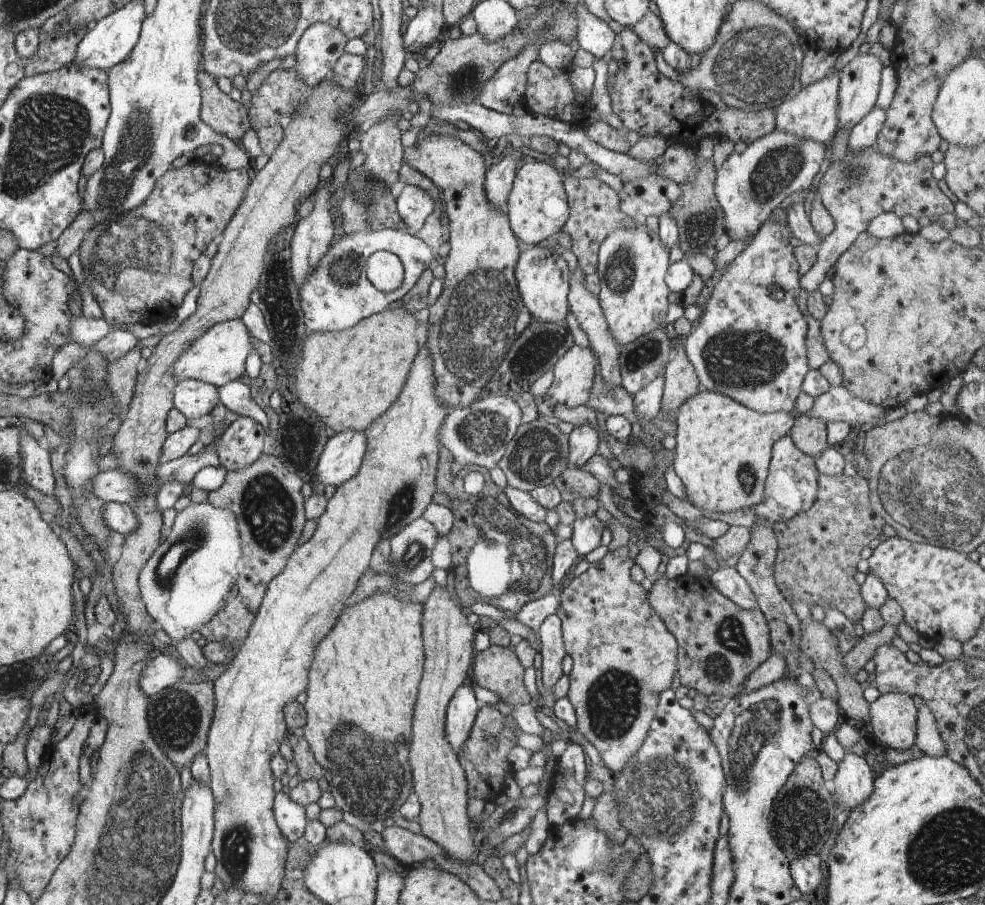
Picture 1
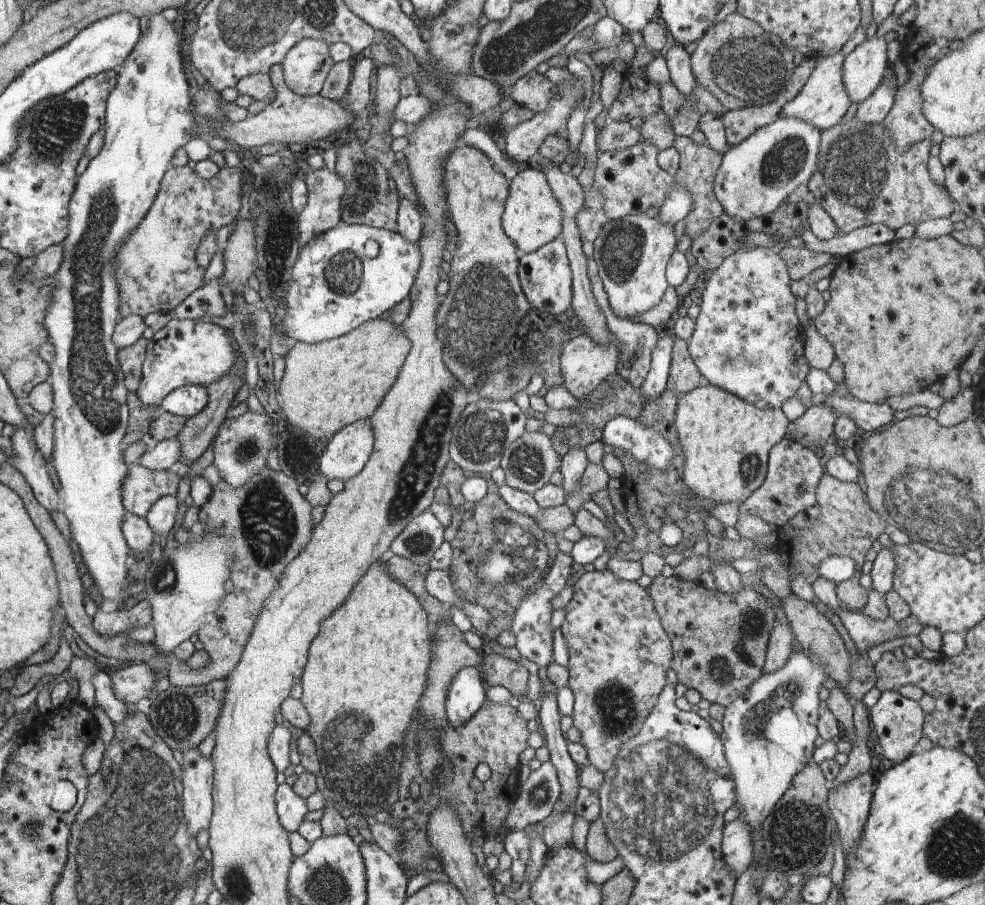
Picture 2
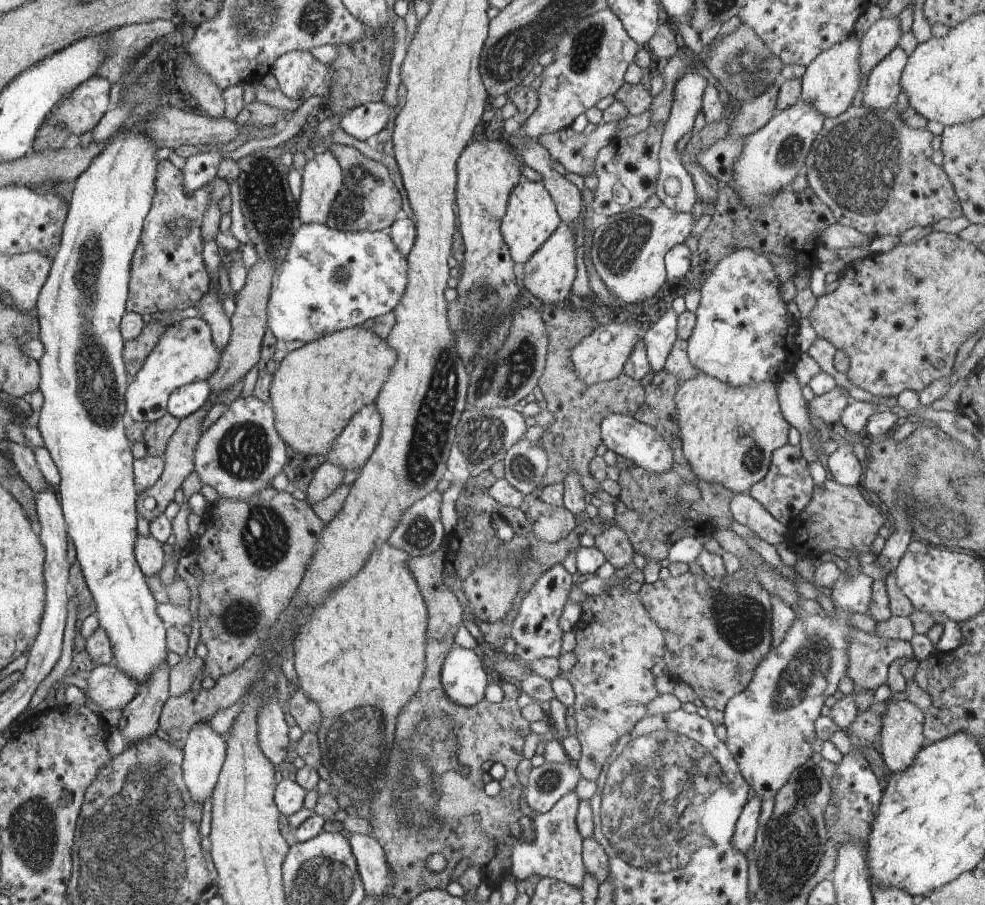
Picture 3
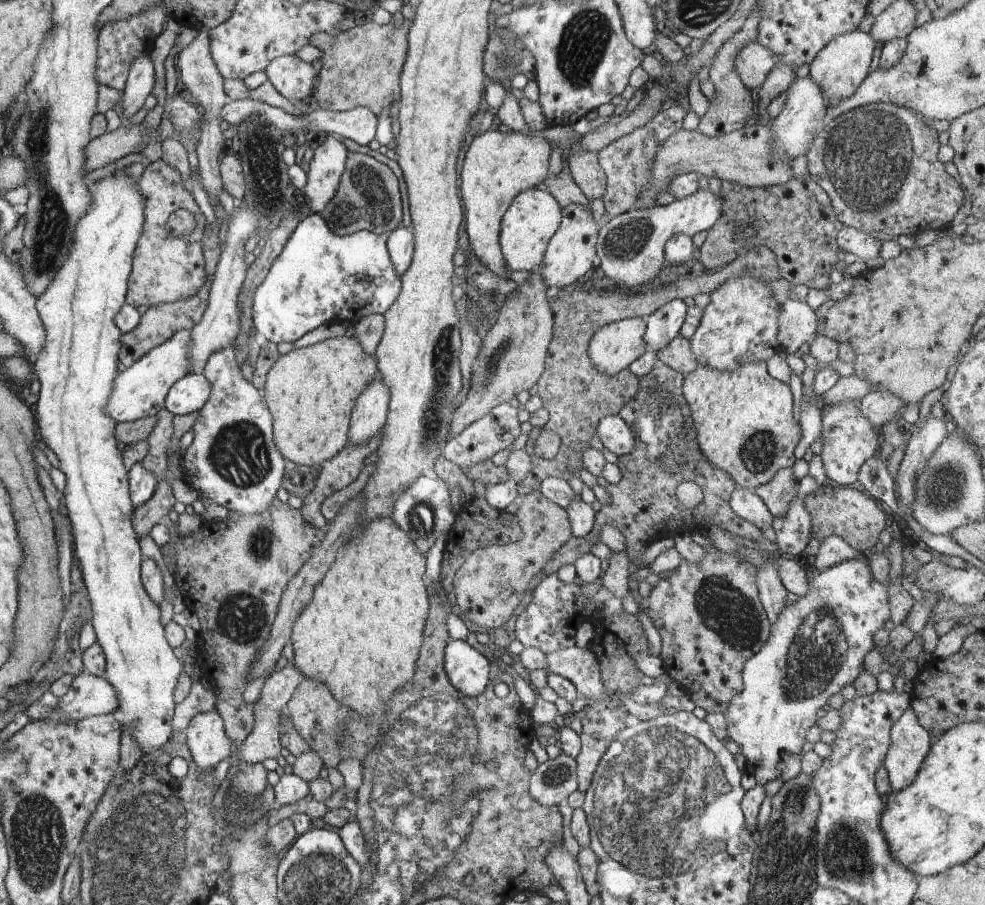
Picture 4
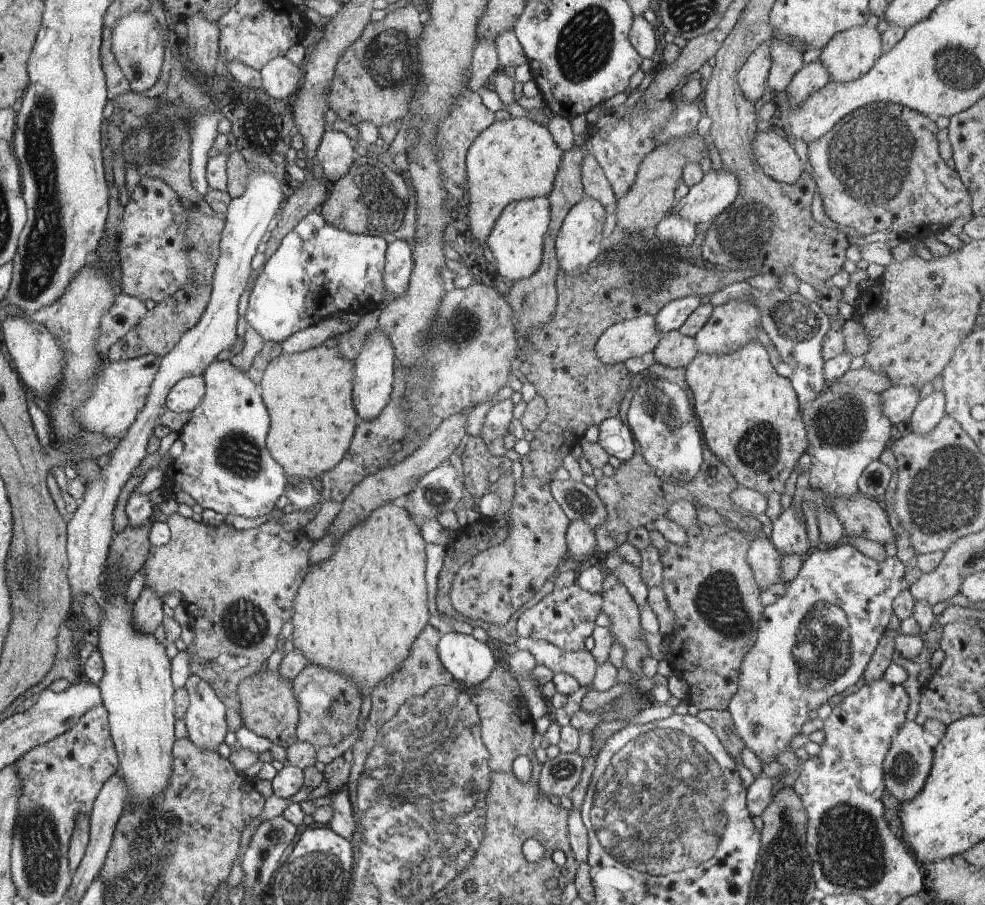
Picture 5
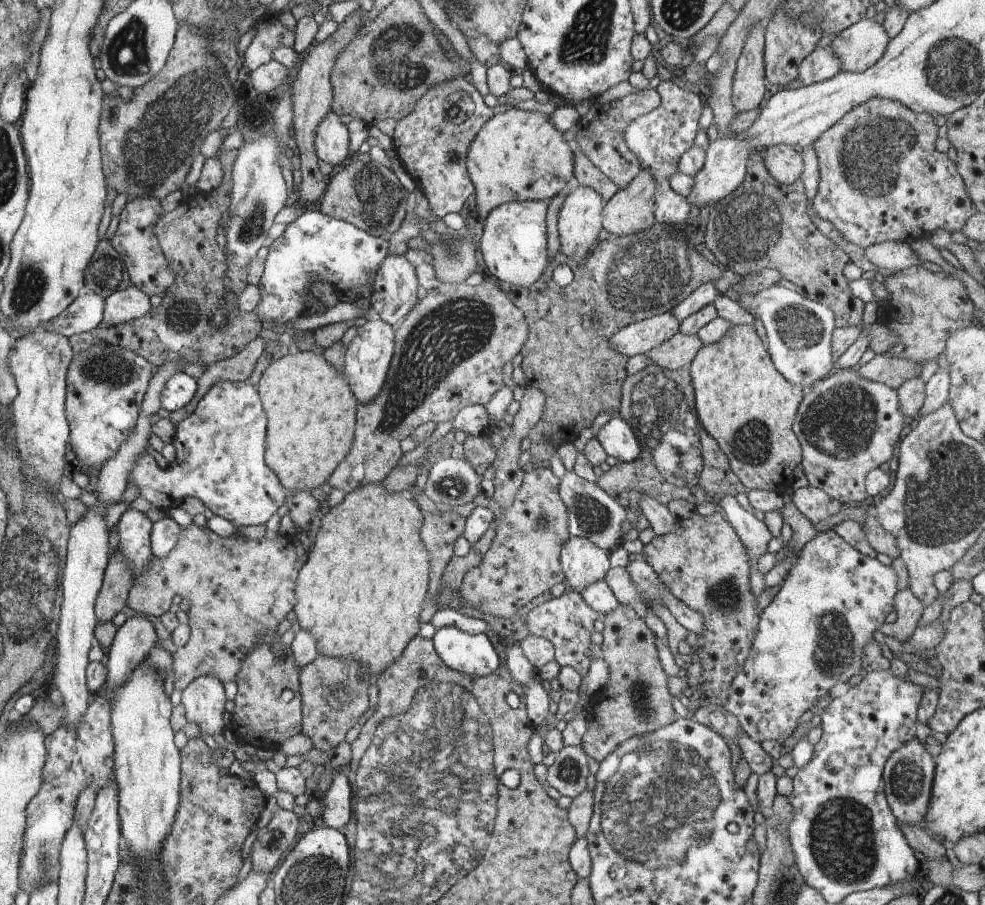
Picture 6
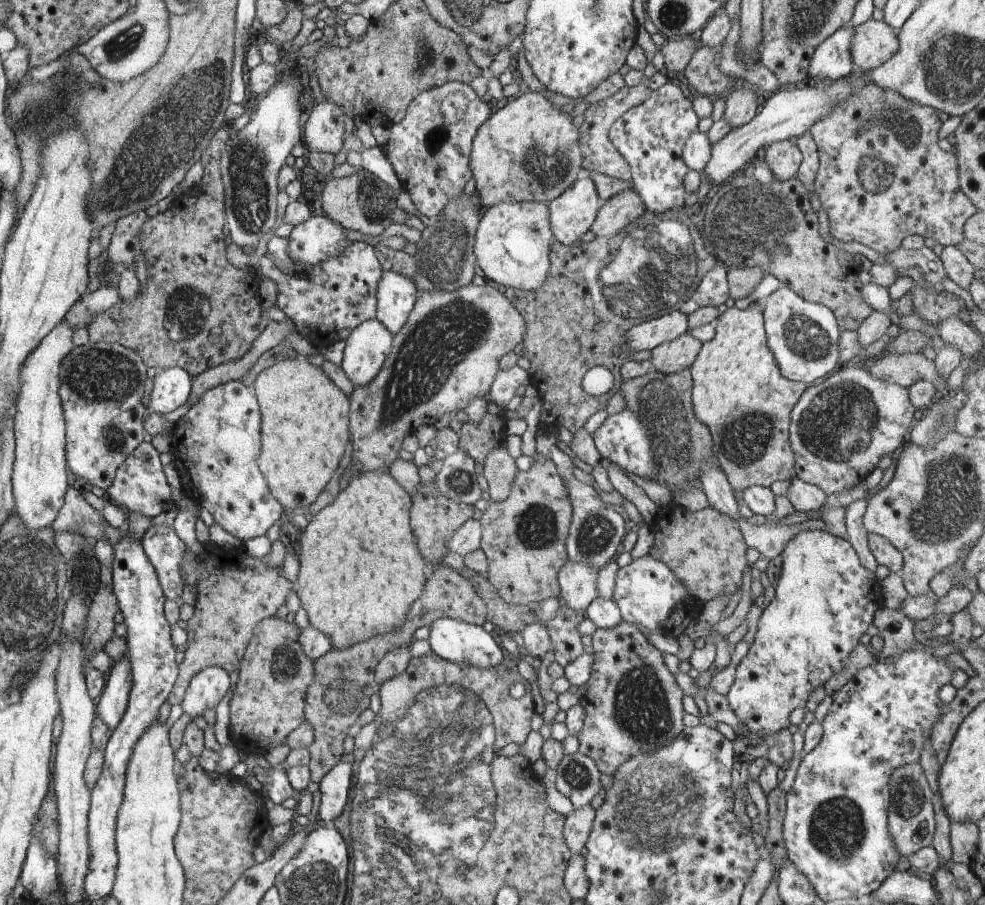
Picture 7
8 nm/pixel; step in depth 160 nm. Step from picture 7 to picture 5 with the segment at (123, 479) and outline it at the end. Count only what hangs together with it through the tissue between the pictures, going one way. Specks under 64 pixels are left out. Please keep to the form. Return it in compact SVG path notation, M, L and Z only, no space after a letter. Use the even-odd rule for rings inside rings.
M216 360L202 376L206 381L203 402L190 412L189 421L181 428L179 439L184 444L182 454L171 462L164 471L164 500L174 499L179 504L187 503L185 497L192 497L205 510L216 511L224 516L262 518L276 506L276 500L287 488L284 468L275 461L267 449L265 440L270 432L270 412L264 404L259 386L229 360Z

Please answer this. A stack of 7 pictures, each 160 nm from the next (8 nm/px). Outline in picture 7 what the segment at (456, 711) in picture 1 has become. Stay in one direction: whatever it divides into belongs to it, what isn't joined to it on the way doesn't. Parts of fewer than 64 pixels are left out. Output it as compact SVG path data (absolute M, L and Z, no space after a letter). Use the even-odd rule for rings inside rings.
M446 616L430 624L428 642L436 656L450 660L452 663L470 664L478 668L494 668L505 660L500 644L492 634L484 630L482 625L474 625Z

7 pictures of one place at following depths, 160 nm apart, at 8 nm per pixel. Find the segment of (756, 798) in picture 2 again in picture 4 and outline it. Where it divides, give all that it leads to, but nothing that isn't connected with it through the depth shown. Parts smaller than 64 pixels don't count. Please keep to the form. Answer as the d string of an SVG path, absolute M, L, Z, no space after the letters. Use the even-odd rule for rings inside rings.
M865 557L850 559L842 561L840 564L833 566L832 568L808 573L809 578L809 591L806 596L800 597L800 600L795 604L788 605L782 609L780 616L777 618L776 624L772 625L772 630L766 644L762 647L762 650L755 654L752 658L747 660L747 663L743 668L743 683L744 690L739 692L730 701L726 712L724 713L727 722L727 732L729 738L734 740L736 744L741 747L740 753L746 758L746 764L744 771L750 773L757 780L758 785L765 785L768 781L774 780L781 776L786 768L786 758L803 753L802 746L807 742L807 732L812 728L812 725L816 724L818 717L816 712L830 700L830 696L840 692L847 684L853 684L853 682L860 676L865 666L863 665L864 657L866 653L874 646L872 638L874 638L874 632L879 628L882 628L883 624L890 620L889 618L889 602L888 602L888 583L883 585L878 582L871 573L871 567L868 566L868 561Z

